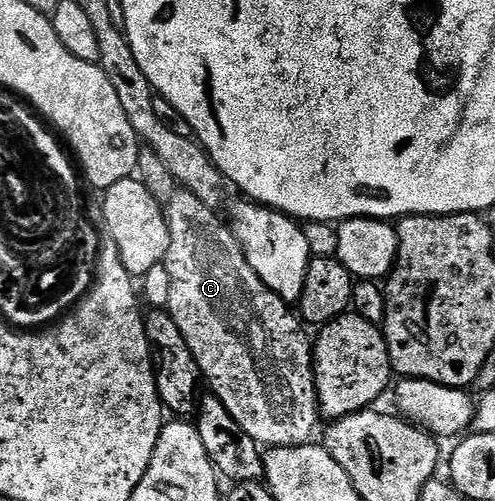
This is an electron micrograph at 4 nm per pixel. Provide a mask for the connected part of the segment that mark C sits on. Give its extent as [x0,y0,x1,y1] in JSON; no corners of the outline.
[165,187,320,447]

